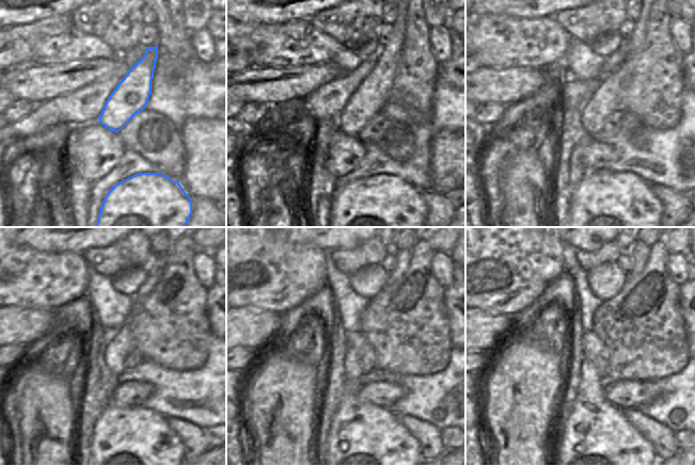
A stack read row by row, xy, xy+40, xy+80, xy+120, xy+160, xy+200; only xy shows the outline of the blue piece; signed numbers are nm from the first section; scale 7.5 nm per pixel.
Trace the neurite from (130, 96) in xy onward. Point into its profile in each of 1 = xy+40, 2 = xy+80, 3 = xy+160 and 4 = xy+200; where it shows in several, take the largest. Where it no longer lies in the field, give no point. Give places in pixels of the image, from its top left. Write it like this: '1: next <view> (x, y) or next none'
1: next xy+40 (373, 93)
2: next xy+80 (606, 99)
3: next xy+160 (351, 364)
4: next xy+200 (596, 444)

